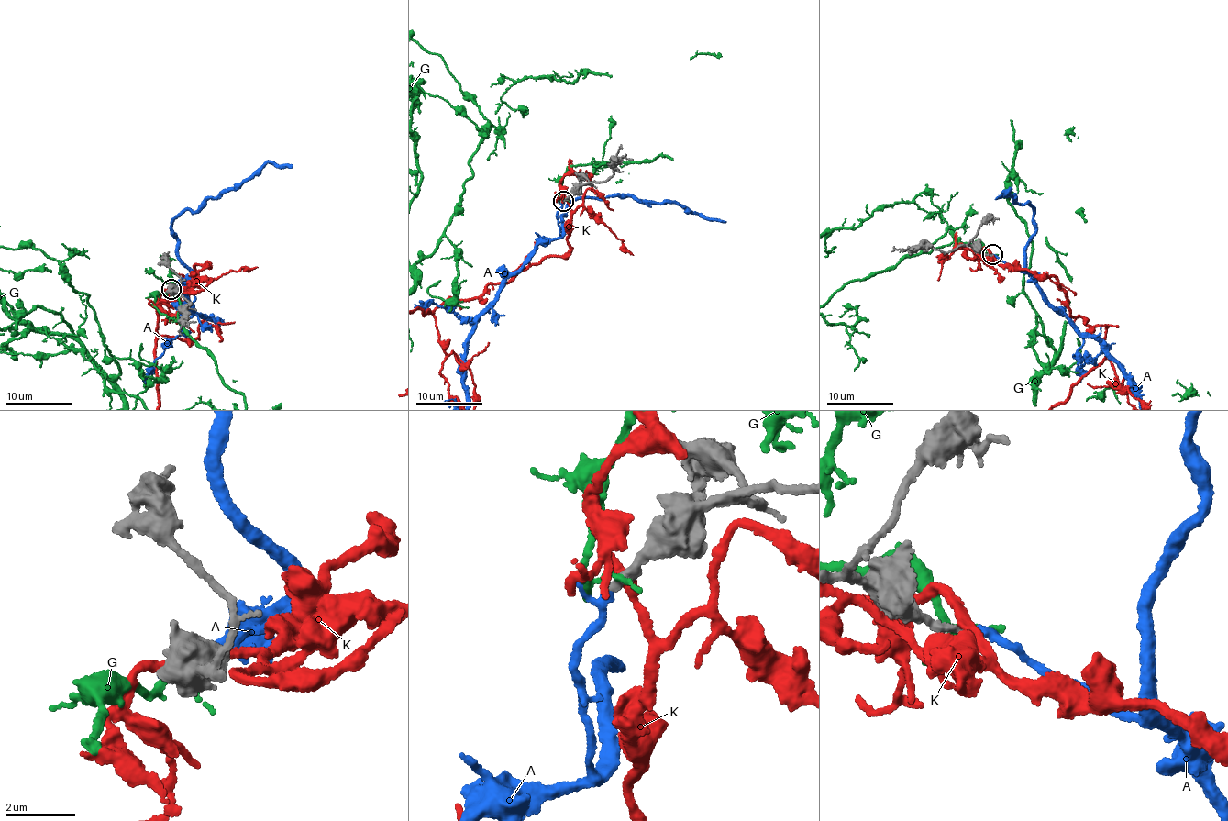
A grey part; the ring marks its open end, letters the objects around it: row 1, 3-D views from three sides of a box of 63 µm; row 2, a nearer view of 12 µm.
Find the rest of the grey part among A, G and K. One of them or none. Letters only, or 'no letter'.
A

